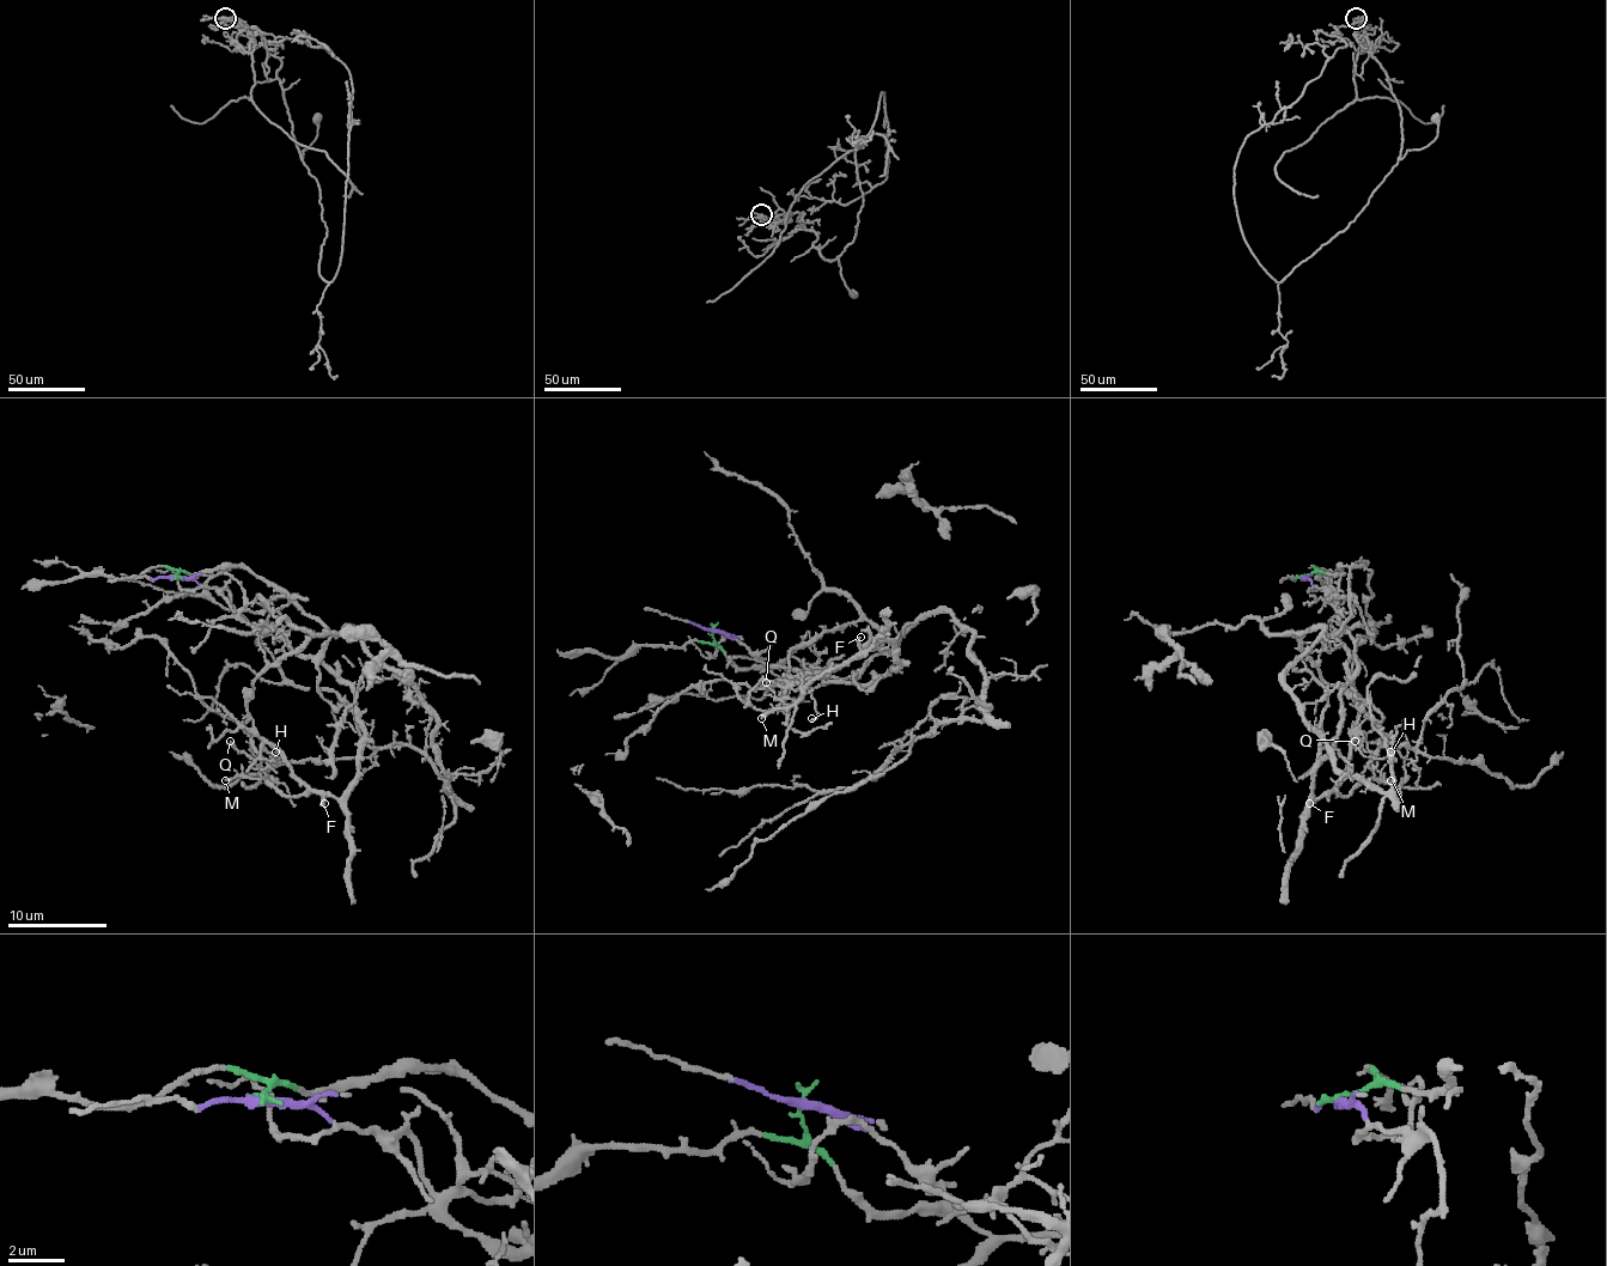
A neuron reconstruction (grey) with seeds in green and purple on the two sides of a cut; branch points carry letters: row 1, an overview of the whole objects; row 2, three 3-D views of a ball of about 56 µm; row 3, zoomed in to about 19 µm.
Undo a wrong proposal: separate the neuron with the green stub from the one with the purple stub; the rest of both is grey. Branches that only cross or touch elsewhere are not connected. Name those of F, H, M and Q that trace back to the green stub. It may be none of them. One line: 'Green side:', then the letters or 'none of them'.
Green side: none of them

